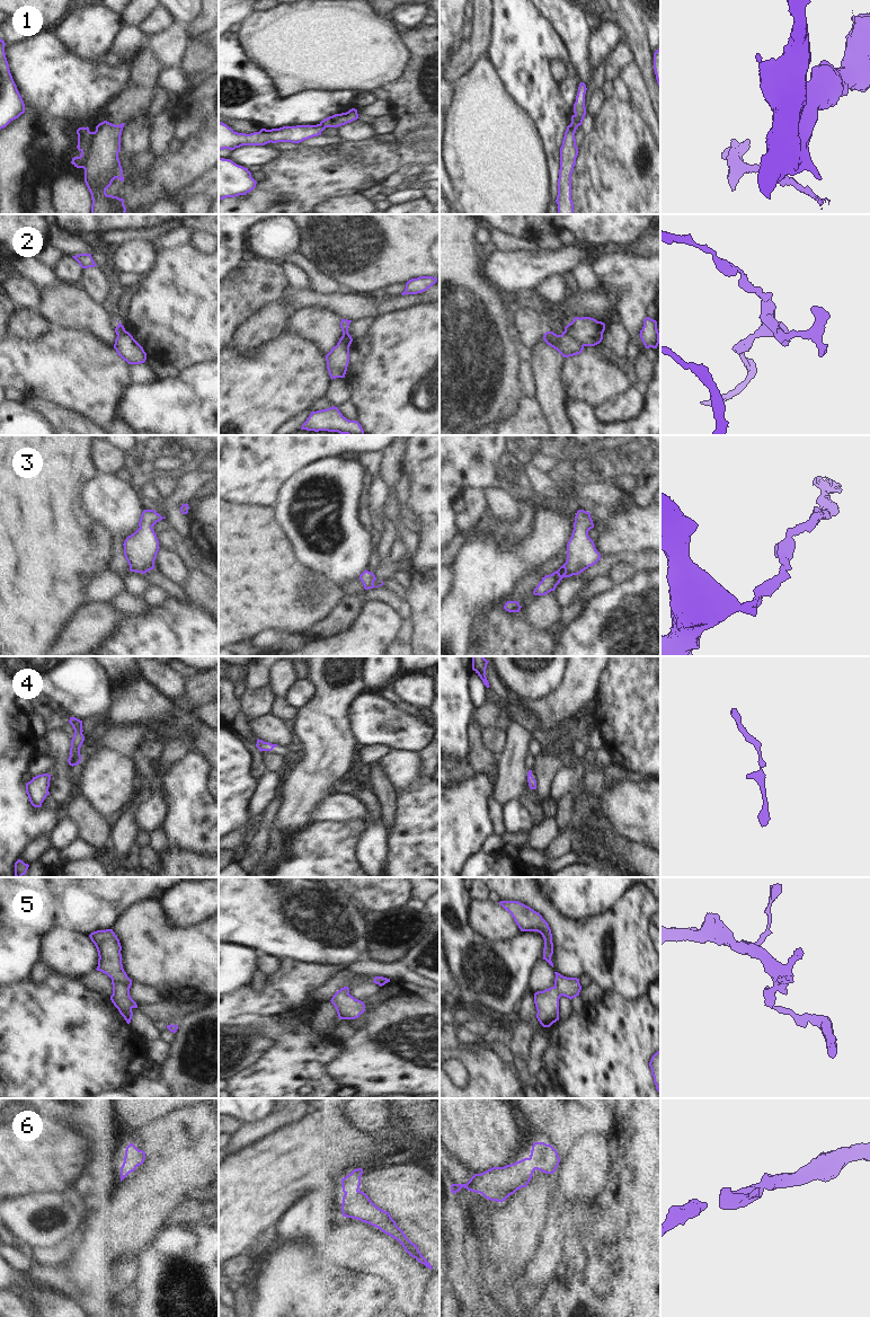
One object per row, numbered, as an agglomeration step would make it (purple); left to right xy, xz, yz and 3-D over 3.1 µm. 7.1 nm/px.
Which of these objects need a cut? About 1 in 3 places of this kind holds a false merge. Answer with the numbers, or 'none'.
1, 2

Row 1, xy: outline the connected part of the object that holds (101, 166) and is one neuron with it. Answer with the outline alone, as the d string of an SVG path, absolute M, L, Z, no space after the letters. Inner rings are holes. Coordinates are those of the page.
M104 121L103 125L92 135L90 147L83 158L85 183L92 200L91 214L125 214L126 212L123 198L106 194L106 189L110 187L115 178L121 182L124 180L123 169L118 159L124 125L125 123L115 125Z

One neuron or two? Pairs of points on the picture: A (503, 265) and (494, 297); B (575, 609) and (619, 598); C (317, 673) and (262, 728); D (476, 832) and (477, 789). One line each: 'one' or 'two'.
A: two
B: two
C: two
D: one

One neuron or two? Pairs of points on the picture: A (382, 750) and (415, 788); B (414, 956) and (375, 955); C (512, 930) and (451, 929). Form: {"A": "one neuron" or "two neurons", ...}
{"A": "two neurons", "B": "one neuron", "C": "two neurons"}

